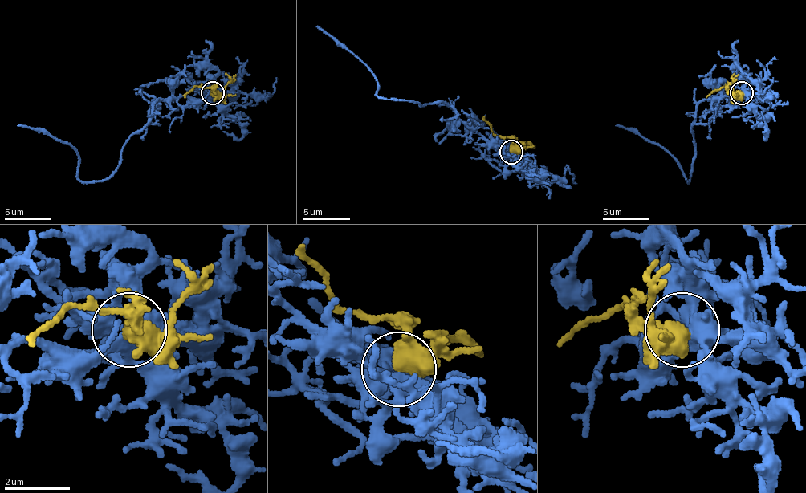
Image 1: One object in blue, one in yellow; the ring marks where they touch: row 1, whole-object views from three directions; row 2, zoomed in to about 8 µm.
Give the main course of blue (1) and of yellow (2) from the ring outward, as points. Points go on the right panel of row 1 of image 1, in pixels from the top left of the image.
1: (743, 92), (738, 99), (718, 97), (692, 127), (694, 162), (689, 181), (682, 167), (657, 144), (615, 125)
2: (741, 92), (731, 92), (726, 87), (722, 87), (706, 97)

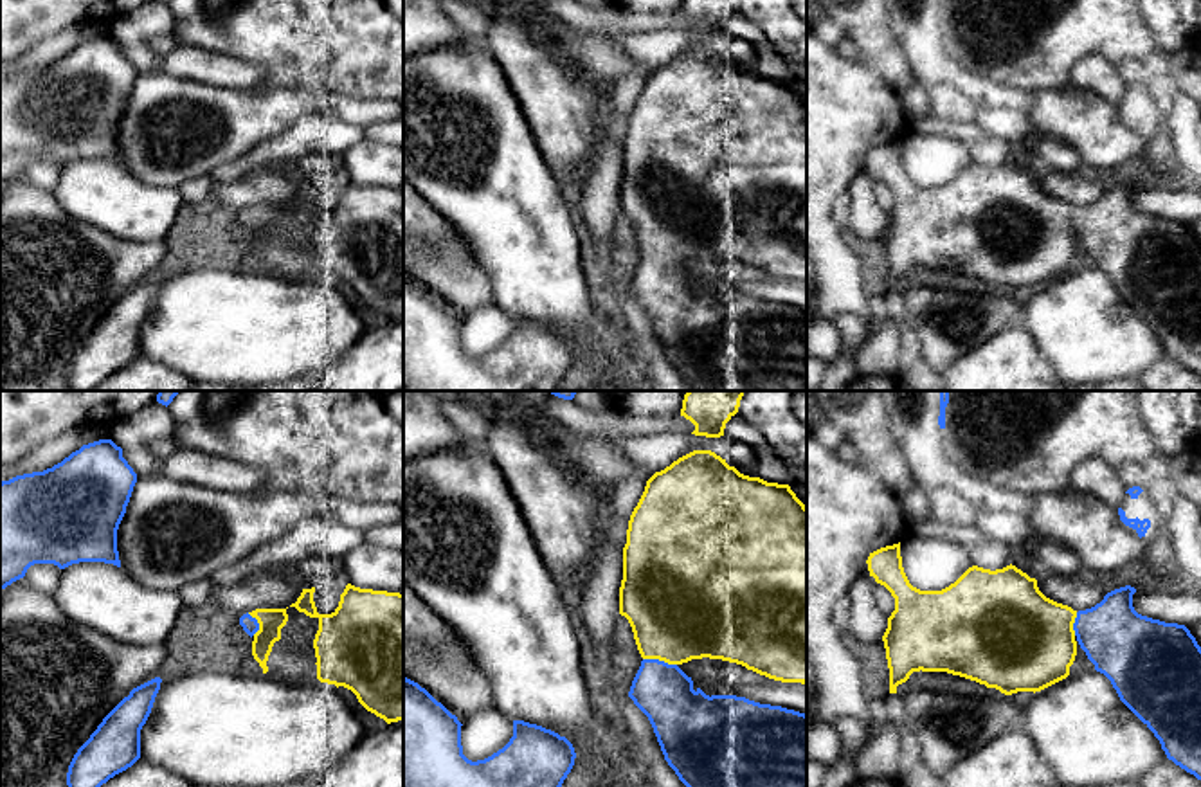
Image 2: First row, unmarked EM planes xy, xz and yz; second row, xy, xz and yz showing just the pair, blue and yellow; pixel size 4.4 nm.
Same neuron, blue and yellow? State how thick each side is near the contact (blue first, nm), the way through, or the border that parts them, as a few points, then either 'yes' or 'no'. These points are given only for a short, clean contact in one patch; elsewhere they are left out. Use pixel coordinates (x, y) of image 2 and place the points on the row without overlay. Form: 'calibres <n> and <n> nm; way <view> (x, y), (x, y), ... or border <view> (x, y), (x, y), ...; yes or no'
calibres 260 and 460 nm; way xz (663, 289), (659, 285), (658, 256), (674, 211), (679, 206); yes

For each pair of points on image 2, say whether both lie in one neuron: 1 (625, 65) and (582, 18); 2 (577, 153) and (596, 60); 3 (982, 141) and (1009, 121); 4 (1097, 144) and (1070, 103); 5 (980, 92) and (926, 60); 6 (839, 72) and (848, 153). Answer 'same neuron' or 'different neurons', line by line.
1: different neurons
2: different neurons
3: same neuron
4: same neuron
5: same neuron
6: same neuron

